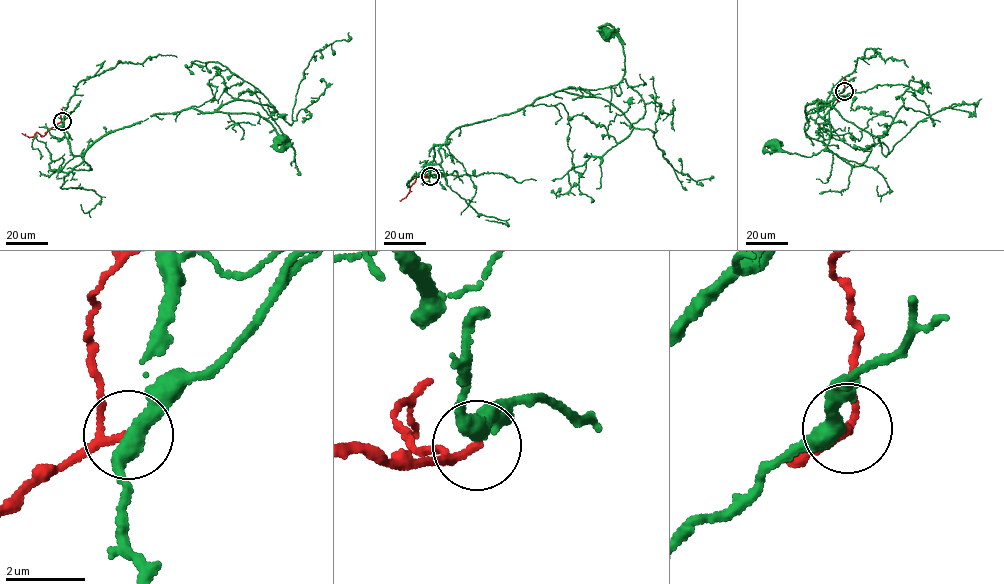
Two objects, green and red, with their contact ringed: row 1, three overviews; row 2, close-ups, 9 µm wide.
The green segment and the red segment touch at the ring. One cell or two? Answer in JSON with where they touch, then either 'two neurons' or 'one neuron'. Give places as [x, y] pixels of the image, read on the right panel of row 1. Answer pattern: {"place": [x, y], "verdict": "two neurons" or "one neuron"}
{"place": [844, 91], "verdict": "two neurons"}

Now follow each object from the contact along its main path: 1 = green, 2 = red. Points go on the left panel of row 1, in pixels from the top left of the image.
1: (62, 121), (73, 155), (151, 115), (190, 108), (253, 113), (271, 124), (284, 144), (290, 144), (281, 138)
2: (62, 121), (43, 136), (36, 132), (29, 137), (21, 133)

